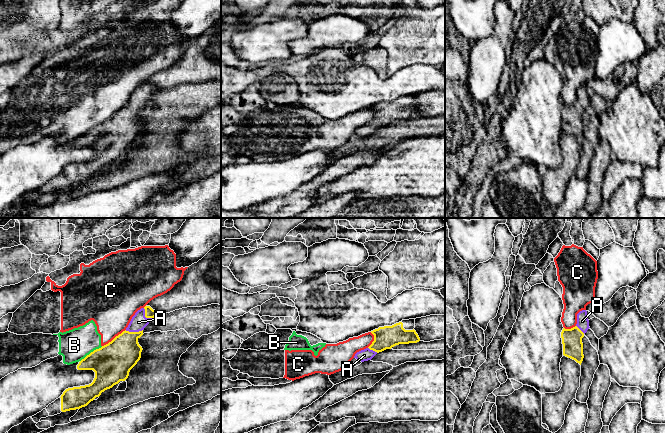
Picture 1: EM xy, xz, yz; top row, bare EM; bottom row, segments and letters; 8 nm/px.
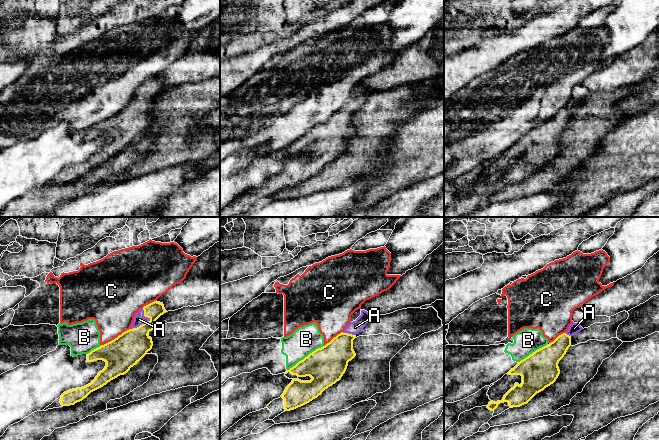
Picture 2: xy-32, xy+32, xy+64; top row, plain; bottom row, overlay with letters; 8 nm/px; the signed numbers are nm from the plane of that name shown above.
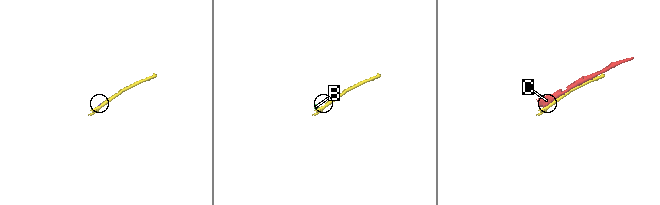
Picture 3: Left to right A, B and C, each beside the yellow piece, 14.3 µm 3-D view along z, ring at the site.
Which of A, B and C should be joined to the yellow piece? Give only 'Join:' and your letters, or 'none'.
Join: A

